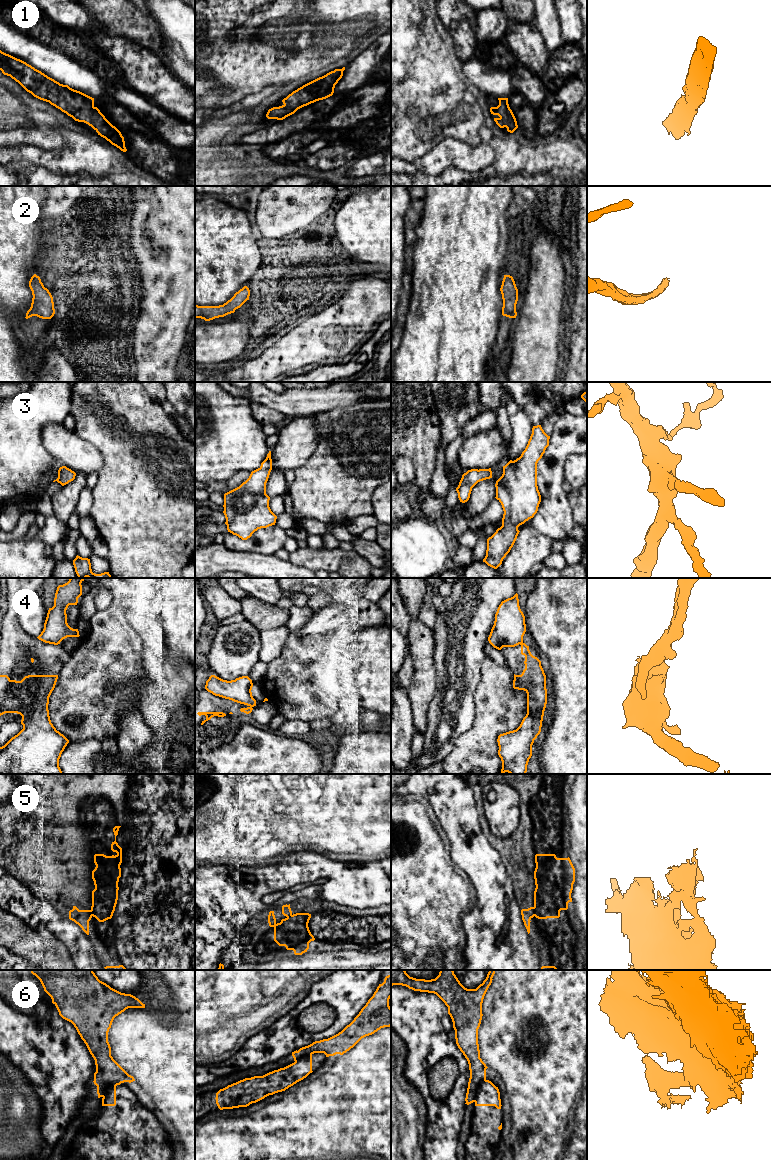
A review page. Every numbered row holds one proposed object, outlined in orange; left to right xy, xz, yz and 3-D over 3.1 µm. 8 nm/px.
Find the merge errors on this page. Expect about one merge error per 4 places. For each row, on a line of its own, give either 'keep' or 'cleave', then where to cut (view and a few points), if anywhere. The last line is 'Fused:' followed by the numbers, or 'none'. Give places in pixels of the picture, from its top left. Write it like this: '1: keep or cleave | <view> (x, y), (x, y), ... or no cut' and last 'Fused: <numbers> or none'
1: keep | no cut
2: keep | no cut
3: keep | no cut
4: cleave | yz (522, 641), (519, 643)
5: keep | no cut
6: cleave | yz (485, 1079), (480, 1084), (474, 1101)
Fused: 4, 6

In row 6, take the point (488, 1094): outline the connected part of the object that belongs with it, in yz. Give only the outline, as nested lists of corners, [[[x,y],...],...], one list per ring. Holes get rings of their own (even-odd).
[[[484,1080],[477,1090],[475,1106],[495,1106],[497,1109],[501,1109],[502,1105],[498,1087],[491,1081]]]

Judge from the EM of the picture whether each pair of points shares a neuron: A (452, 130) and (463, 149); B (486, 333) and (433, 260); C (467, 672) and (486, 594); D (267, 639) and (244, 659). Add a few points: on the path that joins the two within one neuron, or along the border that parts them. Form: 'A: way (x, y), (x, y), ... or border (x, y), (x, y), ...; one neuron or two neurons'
A: border (448, 137), (454, 137), (472, 146), (479, 144); two neurons
B: way (468, 315), (456, 303), (455, 282), (451, 278); one neuron
C: way (467, 653), (467, 617), (471, 613); one neuron
D: border (261, 631), (261, 646), (258, 660); two neurons

